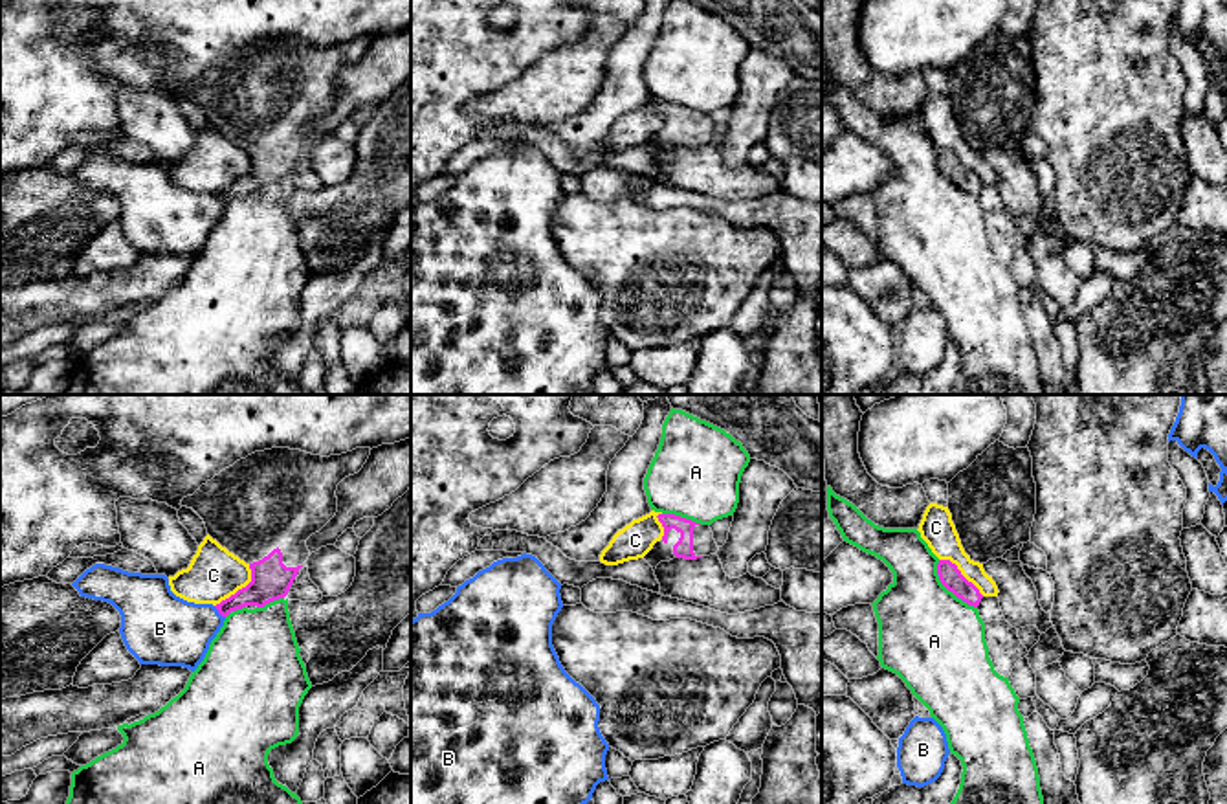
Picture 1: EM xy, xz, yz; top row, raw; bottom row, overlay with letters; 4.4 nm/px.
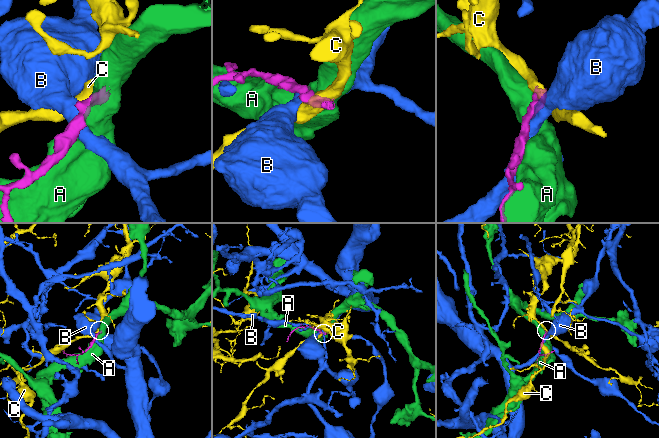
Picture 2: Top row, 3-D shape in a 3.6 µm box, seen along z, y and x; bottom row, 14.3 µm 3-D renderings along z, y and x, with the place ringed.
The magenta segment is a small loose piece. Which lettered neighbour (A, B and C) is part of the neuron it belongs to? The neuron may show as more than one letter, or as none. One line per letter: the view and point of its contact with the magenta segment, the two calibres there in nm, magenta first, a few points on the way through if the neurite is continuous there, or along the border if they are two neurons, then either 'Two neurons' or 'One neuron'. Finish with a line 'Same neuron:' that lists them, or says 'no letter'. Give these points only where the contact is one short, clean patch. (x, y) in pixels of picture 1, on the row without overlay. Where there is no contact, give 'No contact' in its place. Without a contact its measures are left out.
A: Touches magenta at yz (949, 178). Thickness 100 nm (magenta) against 440 nm. Two neurons
B: Touches magenta at xy (219, 200). Thickness 150 nm (magenta) against 320 nm. Two neurons
C: Touches magenta at xy (243, 177). Thickness 180 nm (magenta) against 240 nm. Boundary: xy (250, 153), (250, 169), (215, 195). Two neurons
Same neuron: no letter

